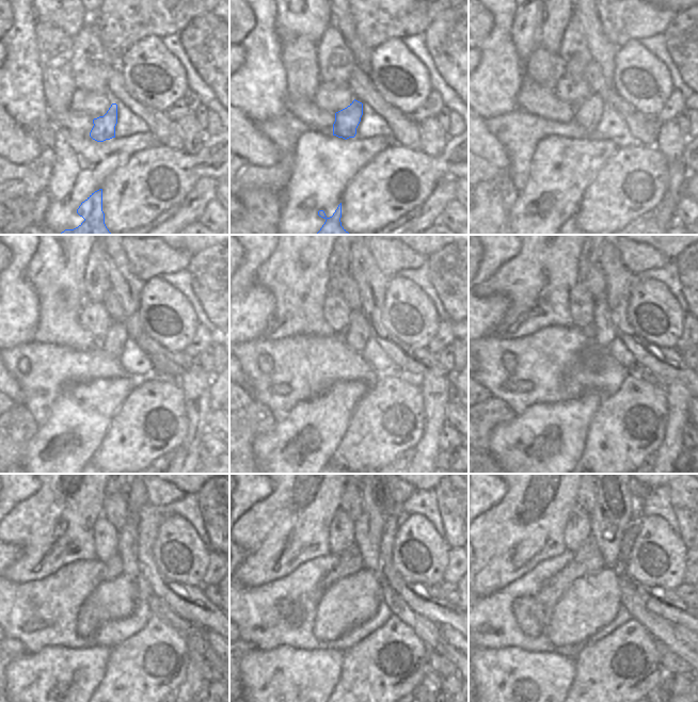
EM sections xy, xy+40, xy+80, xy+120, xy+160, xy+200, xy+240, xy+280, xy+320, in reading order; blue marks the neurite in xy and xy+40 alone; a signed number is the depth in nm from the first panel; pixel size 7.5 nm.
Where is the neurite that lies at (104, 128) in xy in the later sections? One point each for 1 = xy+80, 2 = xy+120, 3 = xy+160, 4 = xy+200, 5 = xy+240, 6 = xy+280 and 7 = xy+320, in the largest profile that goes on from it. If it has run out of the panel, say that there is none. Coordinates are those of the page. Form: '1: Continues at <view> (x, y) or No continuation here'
1: Continues at xy+80 (587, 113)
2: Continues at xy+120 (112, 344)
3: Continues at xy+160 (359, 331)
4: Continues at xy+200 (605, 333)
5: Continues at xy+240 (136, 495)
6: Continues at xy+280 (377, 506)
7: Continues at xy+320 (616, 508).

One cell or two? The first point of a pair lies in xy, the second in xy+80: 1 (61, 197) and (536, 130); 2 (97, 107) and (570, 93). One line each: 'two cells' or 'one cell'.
1: two cells
2: one cell

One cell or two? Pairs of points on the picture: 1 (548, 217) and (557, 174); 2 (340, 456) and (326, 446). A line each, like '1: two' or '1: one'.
1: one
2: two

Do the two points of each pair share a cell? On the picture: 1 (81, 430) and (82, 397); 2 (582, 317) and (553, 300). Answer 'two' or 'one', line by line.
1: one
2: two

